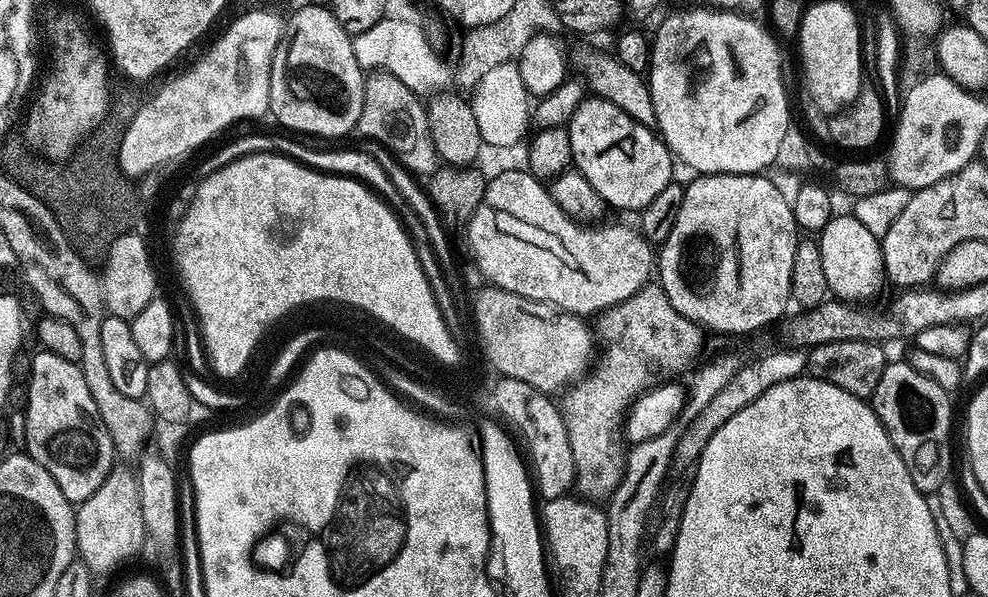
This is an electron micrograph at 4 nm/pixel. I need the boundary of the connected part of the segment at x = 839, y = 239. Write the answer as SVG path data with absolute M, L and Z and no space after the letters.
M854 214L833 215L830 222L818 234L822 250L822 267L826 274L829 293L837 300L864 302L872 300L886 288L884 275L884 255L880 249L881 237L870 234Z

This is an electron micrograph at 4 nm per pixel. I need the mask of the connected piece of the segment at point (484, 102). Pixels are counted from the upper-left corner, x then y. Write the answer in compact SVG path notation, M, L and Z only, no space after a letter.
M515 59L499 64L485 74L472 88L470 103L479 133L487 147L510 148L525 139L528 124L530 128L532 122L532 98L526 90Z

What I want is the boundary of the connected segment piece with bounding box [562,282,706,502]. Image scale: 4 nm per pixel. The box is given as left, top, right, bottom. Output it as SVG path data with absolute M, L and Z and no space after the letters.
M656 282L645 284L630 298L618 302L612 308L605 308L595 317L594 323L594 336L599 343L600 340L604 343L604 353L601 354L600 361L598 356L591 365L587 375L577 379L563 393L565 396L564 404L562 400L562 411L566 434L570 438L570 451L574 453L575 491L589 502L604 502L624 477L626 417L629 409L643 392L650 391L657 384L667 384L673 378L680 378L683 372L691 373L701 359L700 351L704 348L706 332L690 318L678 314L678 310L670 306L670 298L666 298L663 288Z

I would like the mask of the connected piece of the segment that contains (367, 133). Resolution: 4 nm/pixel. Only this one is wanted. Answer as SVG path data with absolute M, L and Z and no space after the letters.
M372 70L365 75L362 94L362 114L355 131L365 140L376 140L392 152L397 162L420 178L427 178L436 171L438 157L430 134L428 113L421 97L409 90L394 74Z

